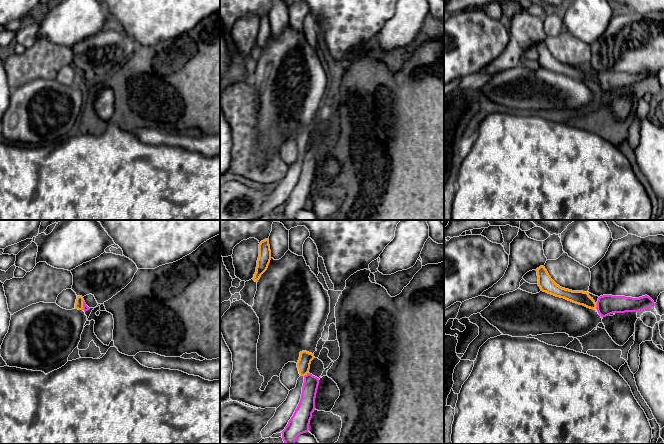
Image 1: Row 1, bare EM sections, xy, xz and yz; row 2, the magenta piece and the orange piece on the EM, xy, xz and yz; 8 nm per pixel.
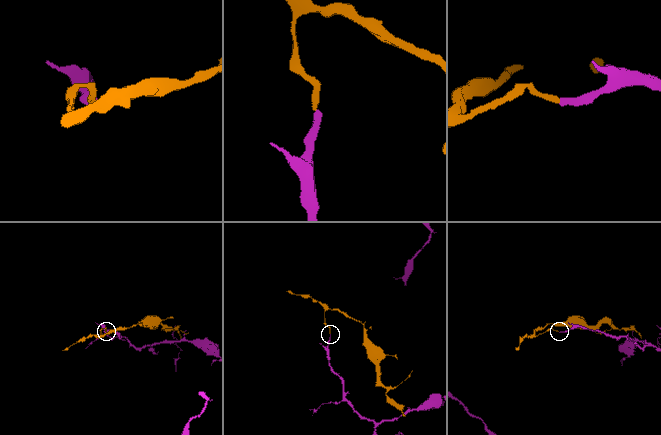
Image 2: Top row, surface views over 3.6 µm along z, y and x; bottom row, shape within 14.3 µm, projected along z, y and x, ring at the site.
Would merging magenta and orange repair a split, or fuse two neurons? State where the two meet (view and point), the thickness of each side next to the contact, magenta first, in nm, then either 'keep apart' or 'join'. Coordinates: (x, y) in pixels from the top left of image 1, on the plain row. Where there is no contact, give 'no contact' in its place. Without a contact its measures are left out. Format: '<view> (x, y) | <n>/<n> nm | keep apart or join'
xz (307, 150) | 130/110 nm | keep apart

